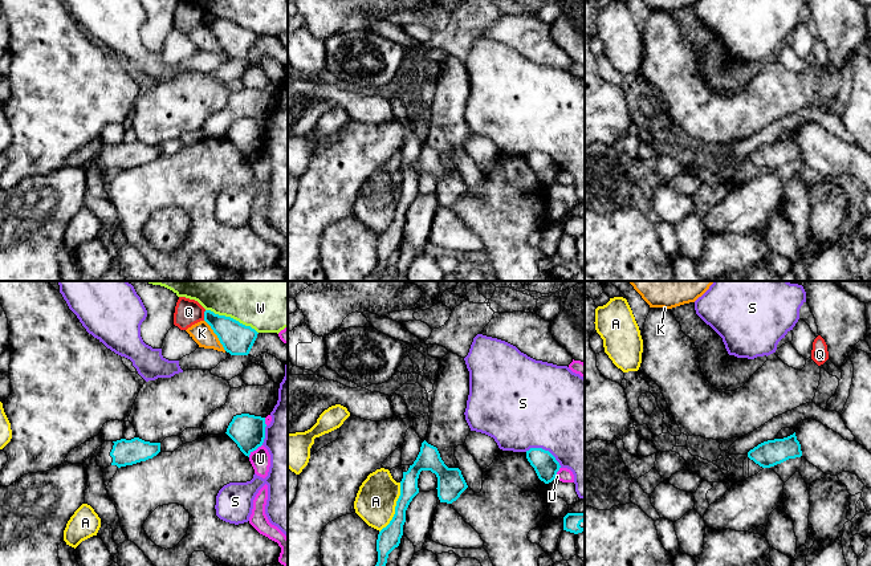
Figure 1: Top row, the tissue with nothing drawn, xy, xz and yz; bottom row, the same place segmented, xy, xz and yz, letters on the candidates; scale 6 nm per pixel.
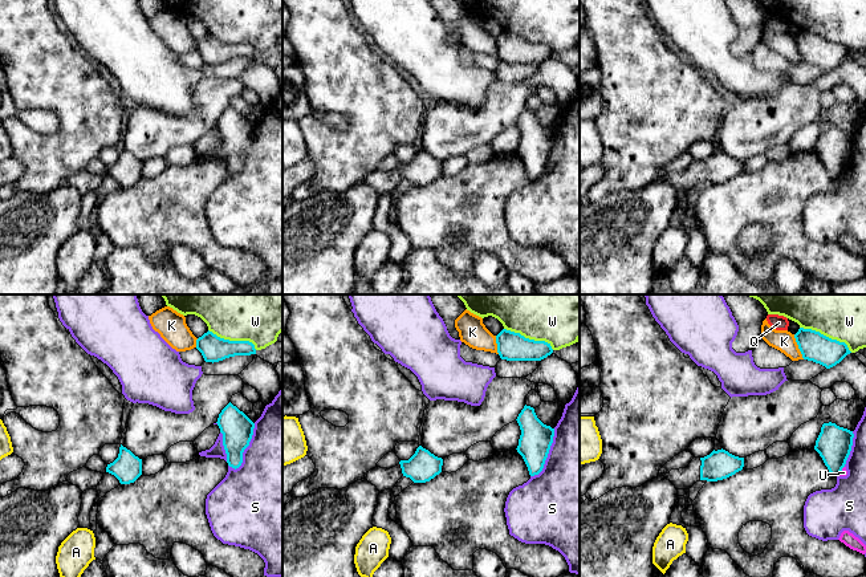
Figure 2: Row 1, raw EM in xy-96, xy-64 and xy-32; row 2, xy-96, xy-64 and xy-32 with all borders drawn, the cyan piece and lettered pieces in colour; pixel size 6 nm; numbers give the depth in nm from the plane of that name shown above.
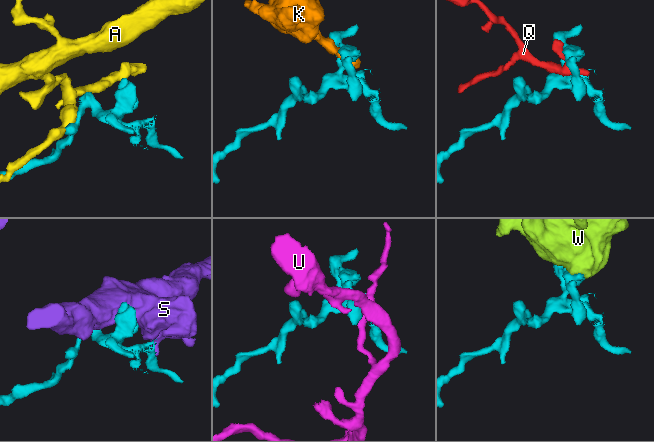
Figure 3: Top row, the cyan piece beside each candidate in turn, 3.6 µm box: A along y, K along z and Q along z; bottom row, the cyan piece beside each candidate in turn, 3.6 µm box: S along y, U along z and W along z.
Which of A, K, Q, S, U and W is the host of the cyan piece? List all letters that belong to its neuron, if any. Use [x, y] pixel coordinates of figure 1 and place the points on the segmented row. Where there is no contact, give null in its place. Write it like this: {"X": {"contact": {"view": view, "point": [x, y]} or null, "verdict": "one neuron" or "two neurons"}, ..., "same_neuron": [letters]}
{"A": {"contact": {"view": "xz", "point": [395, 508]}, "verdict": "two neurons"}, "K": {"contact": {"view": "xy", "point": [216, 334]}, "verdict": "two neurons"}, "Q": {"contact": {"view": "xy", "point": [204, 316]}, "verdict": "two neurons"}, "S": {"contact": {"view": "xz", "point": [544, 450]}, "verdict": "two neurons"}, "U": {"contact": {"view": "xy", "point": [255, 450]}, "verdict": "two neurons"}, "W": {"contact": {"view": "xy", "point": [232, 318]}, "verdict": "two neurons"}, "same_neuron": []}

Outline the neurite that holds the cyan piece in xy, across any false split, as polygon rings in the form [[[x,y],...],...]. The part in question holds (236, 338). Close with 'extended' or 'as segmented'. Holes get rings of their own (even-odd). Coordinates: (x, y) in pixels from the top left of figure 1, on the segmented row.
[[[211,310],[204,311],[204,321],[217,335],[224,350],[231,355],[248,355],[256,338],[257,331],[239,321],[215,314]]]; as segmented

